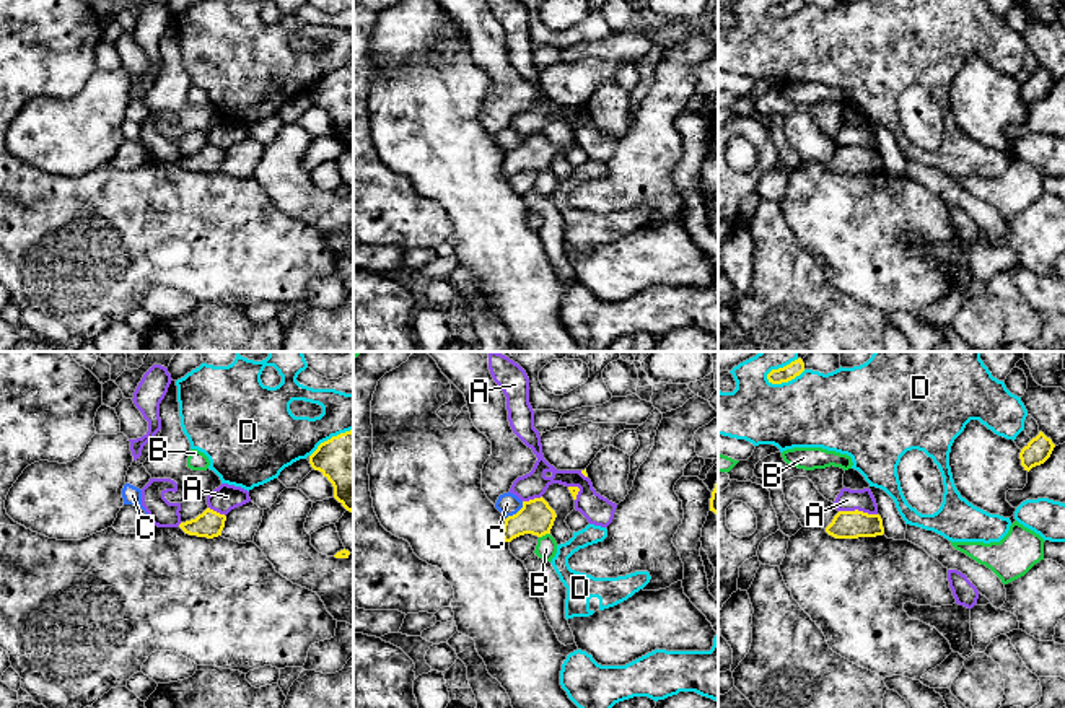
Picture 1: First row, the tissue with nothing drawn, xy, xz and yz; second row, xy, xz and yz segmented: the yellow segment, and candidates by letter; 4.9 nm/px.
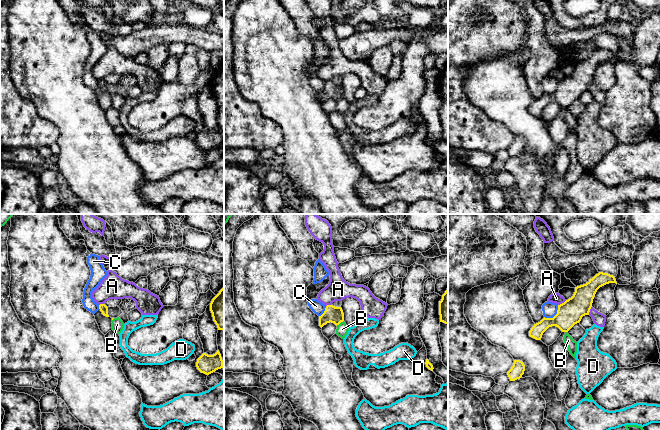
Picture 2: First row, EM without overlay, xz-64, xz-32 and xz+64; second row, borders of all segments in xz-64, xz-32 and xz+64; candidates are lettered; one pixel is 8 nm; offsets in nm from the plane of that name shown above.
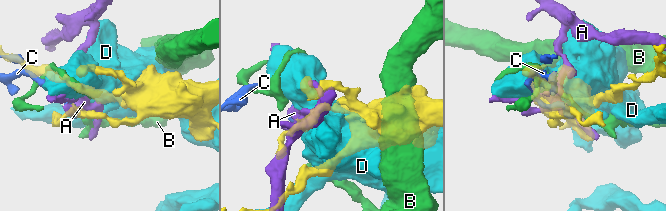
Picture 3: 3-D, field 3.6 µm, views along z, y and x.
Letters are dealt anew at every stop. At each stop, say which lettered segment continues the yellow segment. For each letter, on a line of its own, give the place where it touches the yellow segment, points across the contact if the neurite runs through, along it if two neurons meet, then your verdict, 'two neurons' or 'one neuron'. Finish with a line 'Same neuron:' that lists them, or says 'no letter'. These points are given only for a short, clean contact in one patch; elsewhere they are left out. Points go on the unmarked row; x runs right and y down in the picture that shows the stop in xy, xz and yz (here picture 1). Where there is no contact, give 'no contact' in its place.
A: contact yz (857, 145); two neurons
B: contact xz (544, 170); border xz (549, 168), (539, 173); two neurons
C: contact xz (518, 147); border xz (523, 137), (507, 153); two neurons
D: contact yz (785, 17); two neurons
Same neuron: no letter

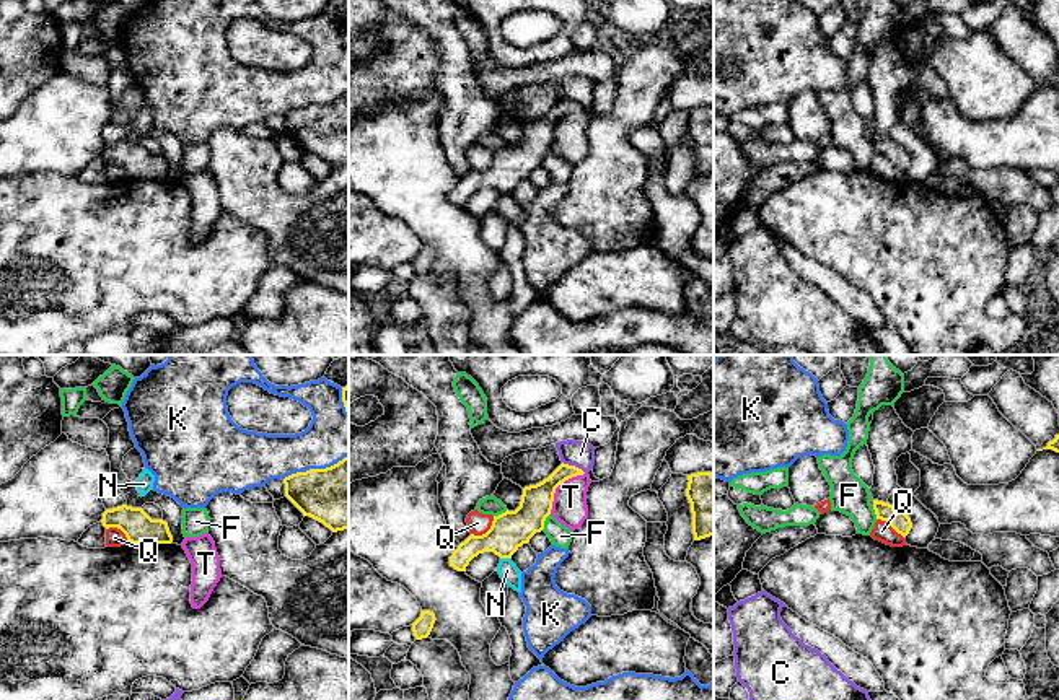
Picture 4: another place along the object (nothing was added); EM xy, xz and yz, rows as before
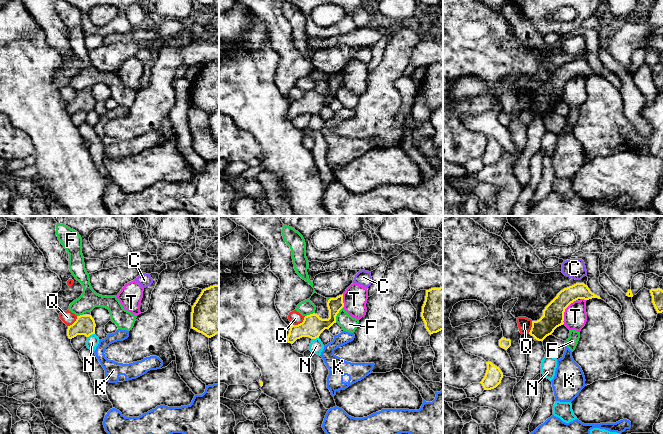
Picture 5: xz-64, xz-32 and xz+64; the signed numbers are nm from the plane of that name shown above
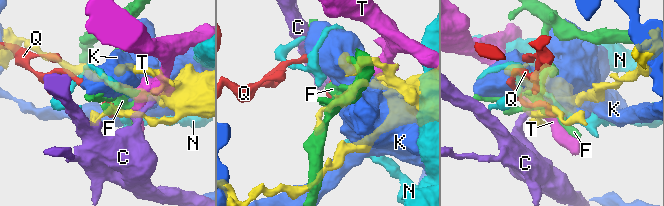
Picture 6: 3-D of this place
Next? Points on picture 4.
C: contact xz (574, 101); two neurons
F: contact xz (544, 155); two neurons
K: contact xy (315, 104); two neurons
N: contact xz (505, 192); border xz (500, 192), (509, 194); two neurons
Q: contact xz (487, 166); border xz (494, 152), (484, 168), (471, 170); two neurons
T: contact xz (558, 121); two neurons
Same neuron: no letter

